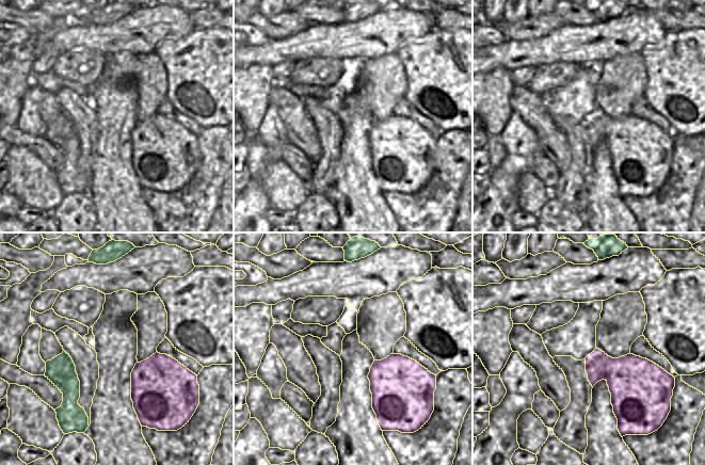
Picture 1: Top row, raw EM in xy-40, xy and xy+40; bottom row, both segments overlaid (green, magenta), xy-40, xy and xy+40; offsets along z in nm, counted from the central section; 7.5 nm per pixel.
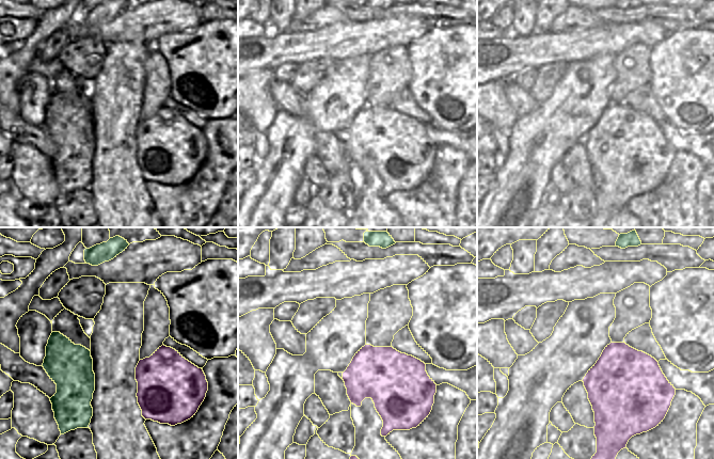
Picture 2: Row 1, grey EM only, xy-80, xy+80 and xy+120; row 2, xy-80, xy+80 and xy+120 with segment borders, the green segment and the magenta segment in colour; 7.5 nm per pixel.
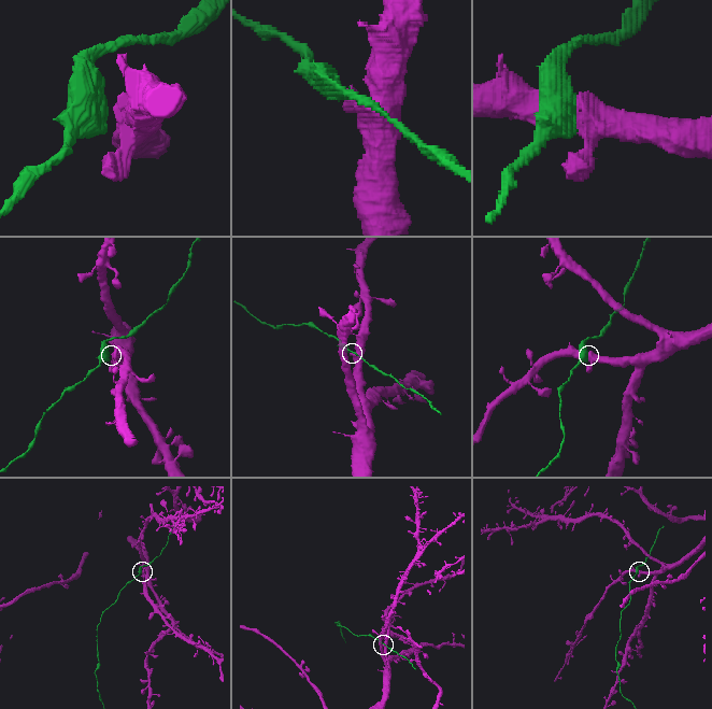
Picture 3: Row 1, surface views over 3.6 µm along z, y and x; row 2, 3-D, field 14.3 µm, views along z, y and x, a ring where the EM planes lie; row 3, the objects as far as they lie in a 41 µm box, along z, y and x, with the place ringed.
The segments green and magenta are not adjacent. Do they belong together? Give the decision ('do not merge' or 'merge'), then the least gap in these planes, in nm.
merge; 280 nm apart

